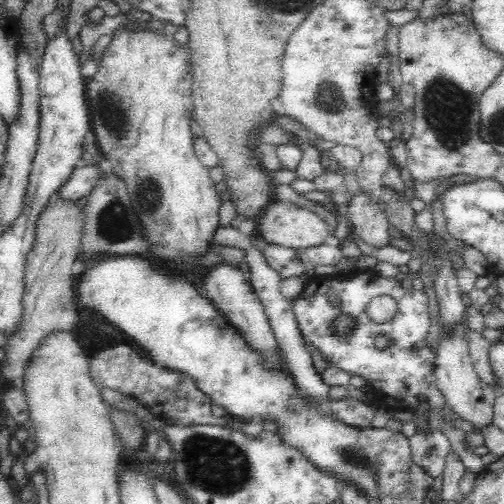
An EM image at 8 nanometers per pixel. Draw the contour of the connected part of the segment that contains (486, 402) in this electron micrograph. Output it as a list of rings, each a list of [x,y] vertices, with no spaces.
[[[464,323],[460,324],[460,330],[456,336],[452,336],[452,338],[441,337],[440,349],[435,354],[433,371],[437,387],[443,398],[443,404],[447,407],[449,414],[457,419],[472,422],[472,428],[481,431],[487,429],[493,422],[493,408],[498,390],[494,390],[490,383],[482,380],[473,369],[461,333],[463,326]]]

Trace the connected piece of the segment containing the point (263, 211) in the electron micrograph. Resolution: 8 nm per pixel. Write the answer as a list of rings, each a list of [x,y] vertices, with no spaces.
[[[270,200],[260,210],[255,218],[255,229],[264,240],[270,244],[285,246],[303,252],[309,246],[318,246],[327,242],[331,238],[335,238],[339,232],[329,234],[326,222],[312,211],[298,206],[295,203],[284,200]]]

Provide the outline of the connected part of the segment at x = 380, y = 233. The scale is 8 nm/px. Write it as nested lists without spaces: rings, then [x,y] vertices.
[[[358,194],[350,200],[346,213],[346,220],[354,223],[355,233],[368,248],[382,250],[390,244],[389,222],[378,203],[368,199],[364,194]]]

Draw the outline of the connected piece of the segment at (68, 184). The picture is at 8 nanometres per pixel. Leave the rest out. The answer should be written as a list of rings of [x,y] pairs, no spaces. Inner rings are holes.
[[[108,159],[101,162],[98,168],[88,168],[83,164],[78,164],[70,173],[68,180],[60,185],[57,190],[56,197],[64,204],[75,204],[78,200],[86,198],[91,191],[92,185],[95,183],[97,174],[102,170],[110,171],[110,163]]]

